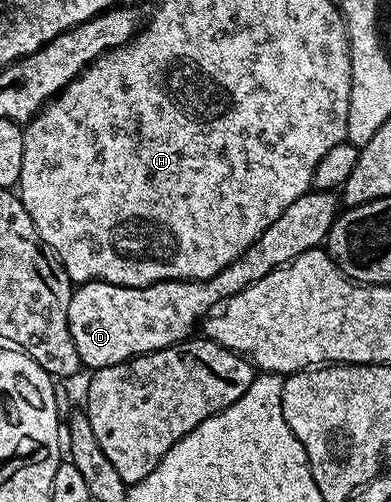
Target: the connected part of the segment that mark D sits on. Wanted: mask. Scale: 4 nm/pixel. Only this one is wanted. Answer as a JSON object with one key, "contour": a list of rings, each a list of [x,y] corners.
{"contour":[[[312,189],[305,192],[237,261],[230,263],[221,273],[217,273],[211,279],[170,279],[144,287],[126,287],[125,285],[113,285],[100,279],[94,279],[91,283],[80,283],[72,290],[69,301],[69,333],[73,337],[73,345],[77,345],[77,357],[84,368],[98,369],[124,363],[127,359],[135,359],[139,355],[147,355],[150,351],[160,351],[171,347],[175,343],[182,343],[184,339],[196,330],[197,324],[206,319],[212,311],[216,310],[226,299],[241,293],[253,281],[261,281],[265,273],[275,271],[278,267],[284,267],[292,263],[295,258],[306,251],[316,250],[326,240],[329,229],[335,224],[335,216],[341,210],[340,200],[334,190]]]}

